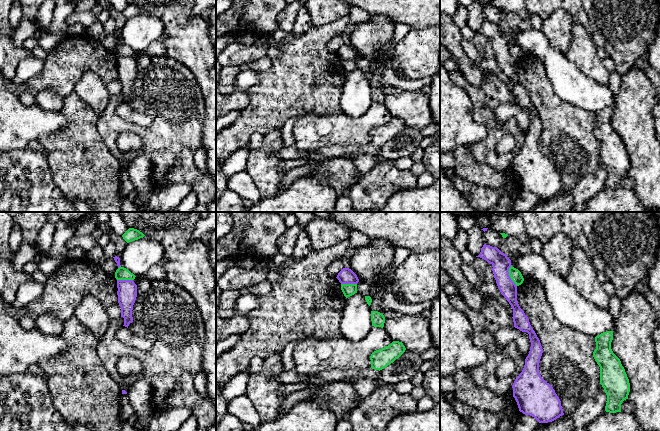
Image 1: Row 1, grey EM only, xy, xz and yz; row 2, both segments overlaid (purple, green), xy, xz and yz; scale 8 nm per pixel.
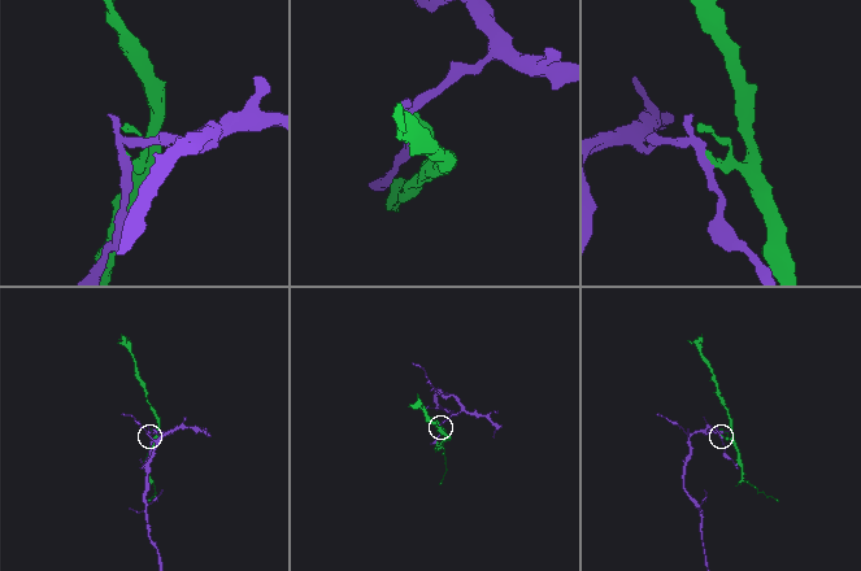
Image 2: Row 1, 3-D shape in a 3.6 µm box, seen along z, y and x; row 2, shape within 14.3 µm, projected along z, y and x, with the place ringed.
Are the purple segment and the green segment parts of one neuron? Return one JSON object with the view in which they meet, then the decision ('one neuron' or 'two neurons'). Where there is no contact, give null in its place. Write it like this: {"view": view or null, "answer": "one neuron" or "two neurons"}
{"view": "yz", "answer": "two neurons"}

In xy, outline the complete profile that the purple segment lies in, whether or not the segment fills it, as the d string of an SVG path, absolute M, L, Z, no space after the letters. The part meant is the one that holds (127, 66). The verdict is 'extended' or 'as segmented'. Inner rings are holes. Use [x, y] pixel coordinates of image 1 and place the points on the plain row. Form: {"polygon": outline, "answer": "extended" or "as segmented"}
{"polygon": "M117 56L118 79L121 83L121 93L124 94L124 101L128 104L133 98L132 86L137 73L137 61L133 56Z", "answer": "as segmented"}

